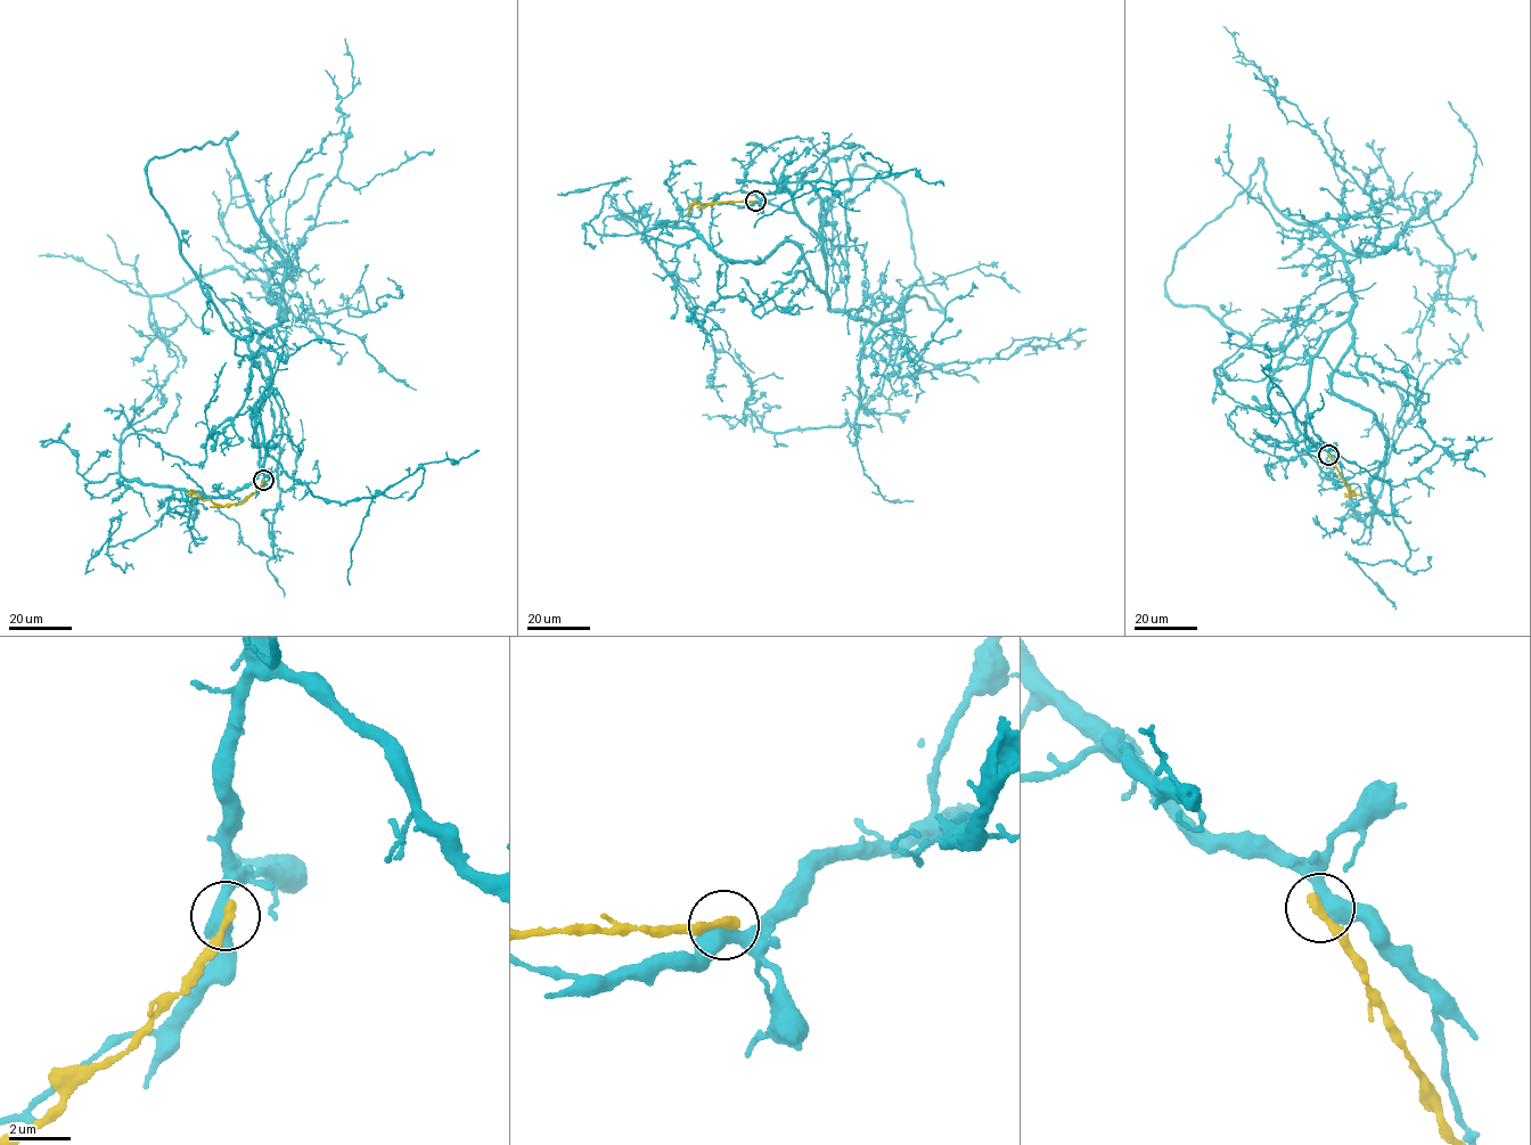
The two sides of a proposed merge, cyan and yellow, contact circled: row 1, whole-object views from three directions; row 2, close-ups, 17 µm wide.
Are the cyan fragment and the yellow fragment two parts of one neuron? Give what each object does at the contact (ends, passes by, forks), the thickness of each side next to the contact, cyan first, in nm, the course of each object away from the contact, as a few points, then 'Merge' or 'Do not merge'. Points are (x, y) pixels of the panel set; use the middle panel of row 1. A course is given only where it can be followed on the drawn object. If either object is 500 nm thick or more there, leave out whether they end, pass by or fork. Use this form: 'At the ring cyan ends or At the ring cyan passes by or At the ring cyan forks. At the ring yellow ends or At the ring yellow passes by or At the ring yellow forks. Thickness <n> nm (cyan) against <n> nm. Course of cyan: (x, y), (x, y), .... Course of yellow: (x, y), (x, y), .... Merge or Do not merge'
At the ring cyan passes by. At the ring yellow ends. Thickness 440 nm (cyan) against 340 nm. Course of cyan: (755, 201), (792, 195), (826, 291), (789, 240), (731, 262), (687, 228), (645, 234), (710, 336), (717, 386). Course of yellow: (755, 201), (695, 202), (686, 214). Do not merge

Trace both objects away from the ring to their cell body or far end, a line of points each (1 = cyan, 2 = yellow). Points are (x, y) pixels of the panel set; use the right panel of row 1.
1: (1328, 455), (1294, 410), (1328, 332), (1352, 332), (1332, 389), (1386, 439), (1375, 504), (1452, 341)
2: (1328, 455), (1350, 491), (1350, 497), (1347, 495), (1359, 495)

